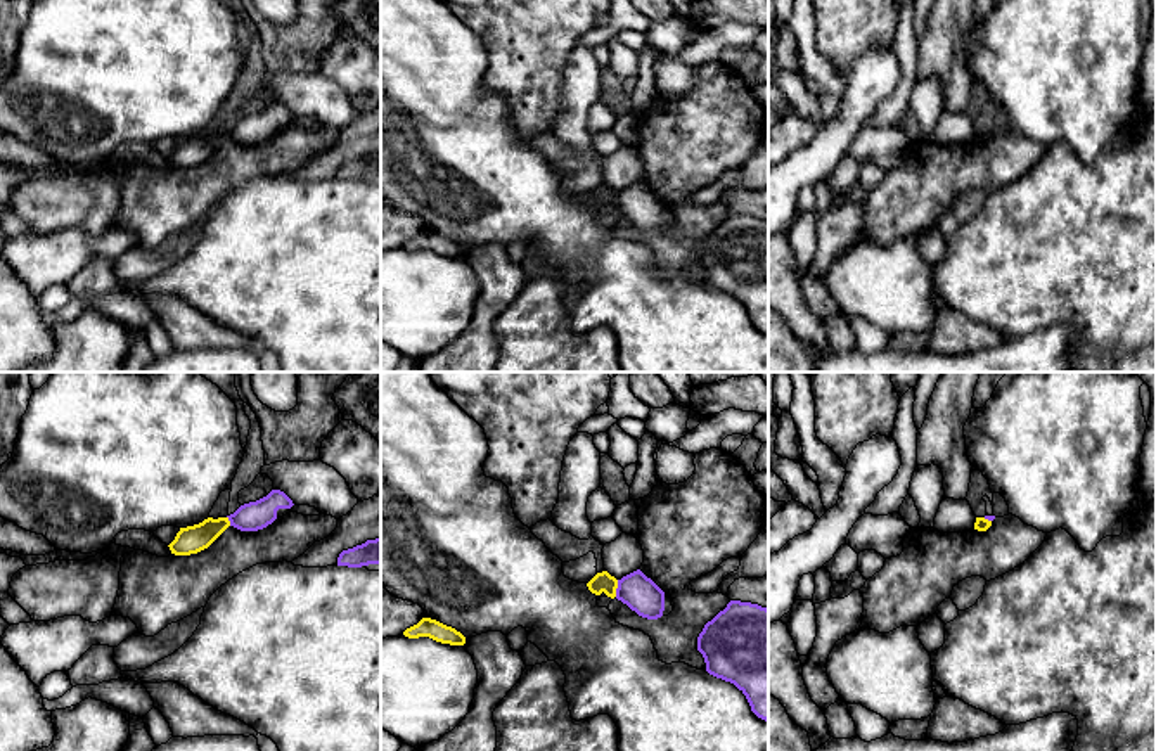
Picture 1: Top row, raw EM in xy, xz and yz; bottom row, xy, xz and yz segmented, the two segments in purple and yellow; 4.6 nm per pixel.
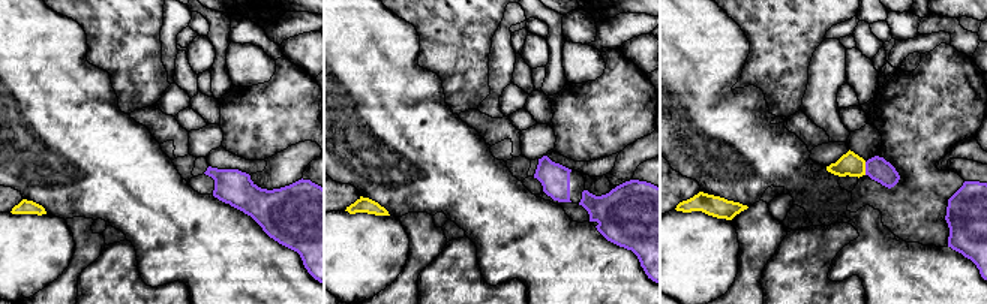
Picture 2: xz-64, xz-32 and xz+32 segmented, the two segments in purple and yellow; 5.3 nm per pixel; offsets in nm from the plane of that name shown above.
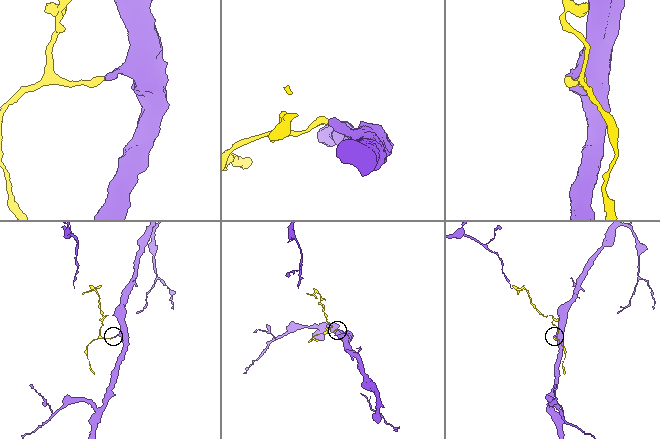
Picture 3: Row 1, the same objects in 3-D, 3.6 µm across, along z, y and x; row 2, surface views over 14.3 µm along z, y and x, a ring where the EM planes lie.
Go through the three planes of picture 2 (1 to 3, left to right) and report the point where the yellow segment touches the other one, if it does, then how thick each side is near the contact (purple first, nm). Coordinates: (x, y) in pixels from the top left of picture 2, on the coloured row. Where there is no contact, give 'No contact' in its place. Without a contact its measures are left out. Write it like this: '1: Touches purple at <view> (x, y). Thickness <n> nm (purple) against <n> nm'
1: No contact
2: No contact
3: Touches purple at xz+32 (866, 168). Thickness 120 nm (purple) against 120 nm

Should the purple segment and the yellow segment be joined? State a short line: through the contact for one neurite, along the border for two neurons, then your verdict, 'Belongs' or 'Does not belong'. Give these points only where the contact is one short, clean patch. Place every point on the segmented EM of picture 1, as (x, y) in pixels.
Line: xz (618, 580), (615, 596). Does not belong

